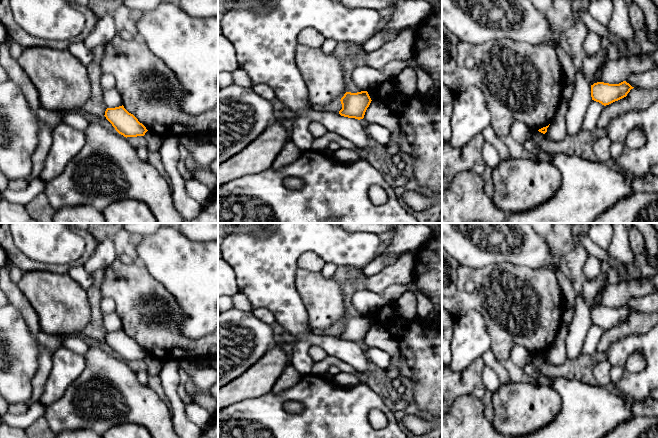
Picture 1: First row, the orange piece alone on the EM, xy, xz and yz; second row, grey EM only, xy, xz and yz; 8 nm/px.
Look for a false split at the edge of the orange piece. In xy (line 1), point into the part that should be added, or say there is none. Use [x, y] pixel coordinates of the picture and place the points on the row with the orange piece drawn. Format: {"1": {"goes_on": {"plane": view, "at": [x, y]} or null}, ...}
{"1": {"goes_on": null}}

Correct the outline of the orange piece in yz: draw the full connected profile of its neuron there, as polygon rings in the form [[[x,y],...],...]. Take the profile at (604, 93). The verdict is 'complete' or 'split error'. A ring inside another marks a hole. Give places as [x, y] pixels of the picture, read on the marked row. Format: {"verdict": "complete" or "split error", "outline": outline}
{"verdict": "complete", "outline": [[[626,81],[619,84],[597,82],[591,85],[591,97],[592,100],[606,106],[626,97],[633,88]]]}

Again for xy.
{"verdict": "complete", "outline": [[[123,105],[115,108],[107,108],[104,116],[115,130],[126,138],[144,136],[148,131]]]}

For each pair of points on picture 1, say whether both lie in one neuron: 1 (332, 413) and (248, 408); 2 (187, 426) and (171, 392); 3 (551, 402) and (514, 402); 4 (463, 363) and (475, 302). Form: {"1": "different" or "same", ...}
{"1": "same", "2": "same", "3": "same", "4": "different"}

